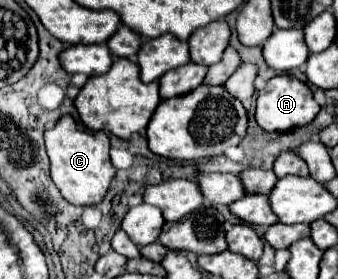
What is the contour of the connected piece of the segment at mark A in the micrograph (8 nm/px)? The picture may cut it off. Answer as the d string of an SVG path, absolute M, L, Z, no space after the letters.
M278 74L266 82L266 88L258 92L256 100L256 124L264 132L288 132L296 126L304 126L316 118L320 112L318 102L312 96L312 90L294 76Z

